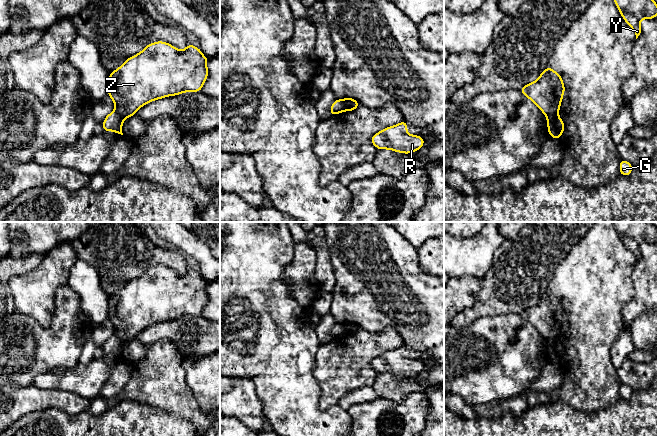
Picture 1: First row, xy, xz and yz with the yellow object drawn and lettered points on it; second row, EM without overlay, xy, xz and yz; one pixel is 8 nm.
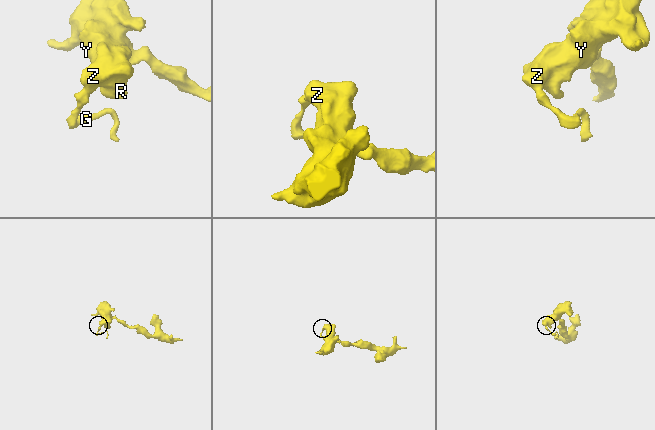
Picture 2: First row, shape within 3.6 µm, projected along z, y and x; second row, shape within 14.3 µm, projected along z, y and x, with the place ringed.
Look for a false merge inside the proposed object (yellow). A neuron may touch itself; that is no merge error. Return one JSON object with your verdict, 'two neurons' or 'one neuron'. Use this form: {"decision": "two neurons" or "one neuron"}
{"decision": "two neurons"}

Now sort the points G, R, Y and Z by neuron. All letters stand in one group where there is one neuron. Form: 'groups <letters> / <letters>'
groups G / R Y Z

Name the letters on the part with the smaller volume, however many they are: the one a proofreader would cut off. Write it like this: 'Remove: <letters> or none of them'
Remove: G

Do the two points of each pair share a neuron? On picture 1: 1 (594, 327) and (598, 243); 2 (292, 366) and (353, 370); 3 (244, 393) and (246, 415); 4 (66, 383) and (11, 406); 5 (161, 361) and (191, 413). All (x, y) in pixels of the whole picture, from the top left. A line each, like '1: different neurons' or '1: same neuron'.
1: same neuron
2: different neurons
3: same neuron
4: different neurons
5: same neuron

